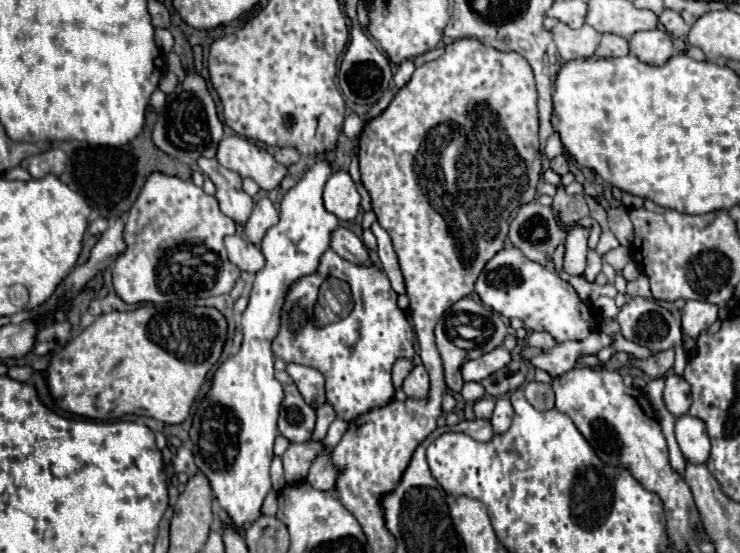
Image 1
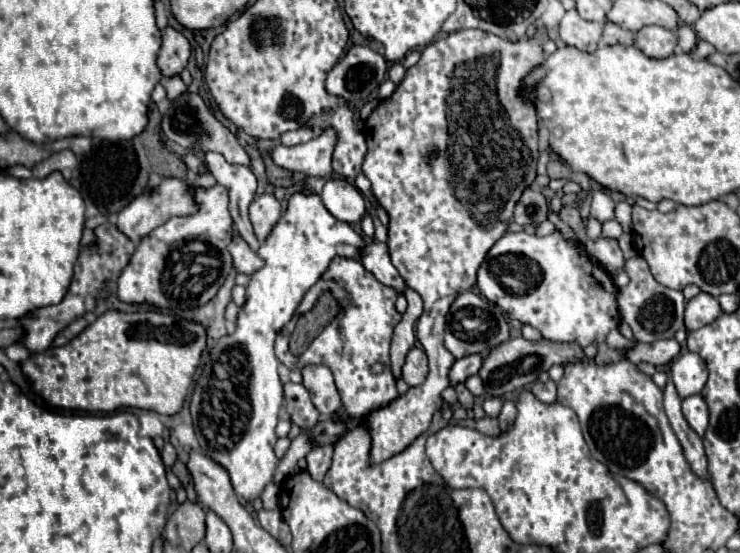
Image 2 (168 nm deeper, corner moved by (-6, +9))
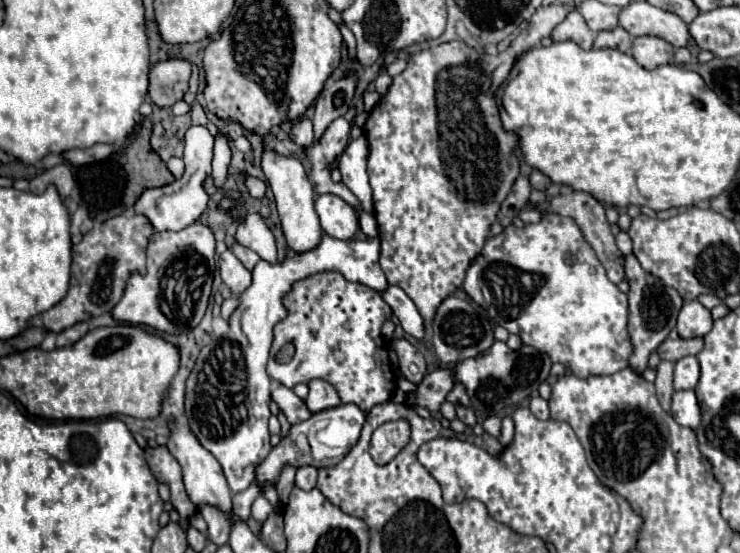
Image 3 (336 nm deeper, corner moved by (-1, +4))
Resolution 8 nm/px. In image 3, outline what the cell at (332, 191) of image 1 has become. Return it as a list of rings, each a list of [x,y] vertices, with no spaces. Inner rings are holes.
[[[319,195],[315,201],[315,211],[321,219],[323,231],[335,239],[347,241],[359,227],[357,211],[353,211],[353,207],[337,195]]]

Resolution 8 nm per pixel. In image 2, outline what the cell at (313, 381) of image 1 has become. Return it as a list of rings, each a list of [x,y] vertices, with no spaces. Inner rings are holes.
[[[308,364],[302,368],[302,384],[310,392],[310,398],[322,416],[332,416],[340,410],[342,402],[334,386],[330,368],[322,364]]]

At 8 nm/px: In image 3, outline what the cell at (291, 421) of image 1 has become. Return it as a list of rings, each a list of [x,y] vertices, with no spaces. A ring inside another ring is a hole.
[[[277,387],[273,393],[271,393],[273,401],[279,405],[279,409],[285,413],[287,421],[293,425],[293,423],[301,423],[305,419],[309,419],[311,411],[307,409],[305,401],[299,399],[291,389],[287,387]]]

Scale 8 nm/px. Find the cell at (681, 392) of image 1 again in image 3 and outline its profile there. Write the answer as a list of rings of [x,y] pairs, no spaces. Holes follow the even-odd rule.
[[[683,357],[675,363],[675,389],[695,389],[699,381],[699,361],[695,357]]]

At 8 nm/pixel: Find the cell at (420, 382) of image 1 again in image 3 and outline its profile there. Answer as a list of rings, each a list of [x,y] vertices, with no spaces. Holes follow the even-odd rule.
[[[393,339],[393,341],[391,341],[391,349],[393,349],[393,351],[397,353],[397,357],[399,357],[399,369],[401,369],[401,373],[403,373],[409,381],[419,383],[421,377],[425,375],[425,359],[423,359],[423,355],[421,355],[407,339]],[[411,365],[417,365],[417,367],[419,367],[419,375],[413,375]]]

